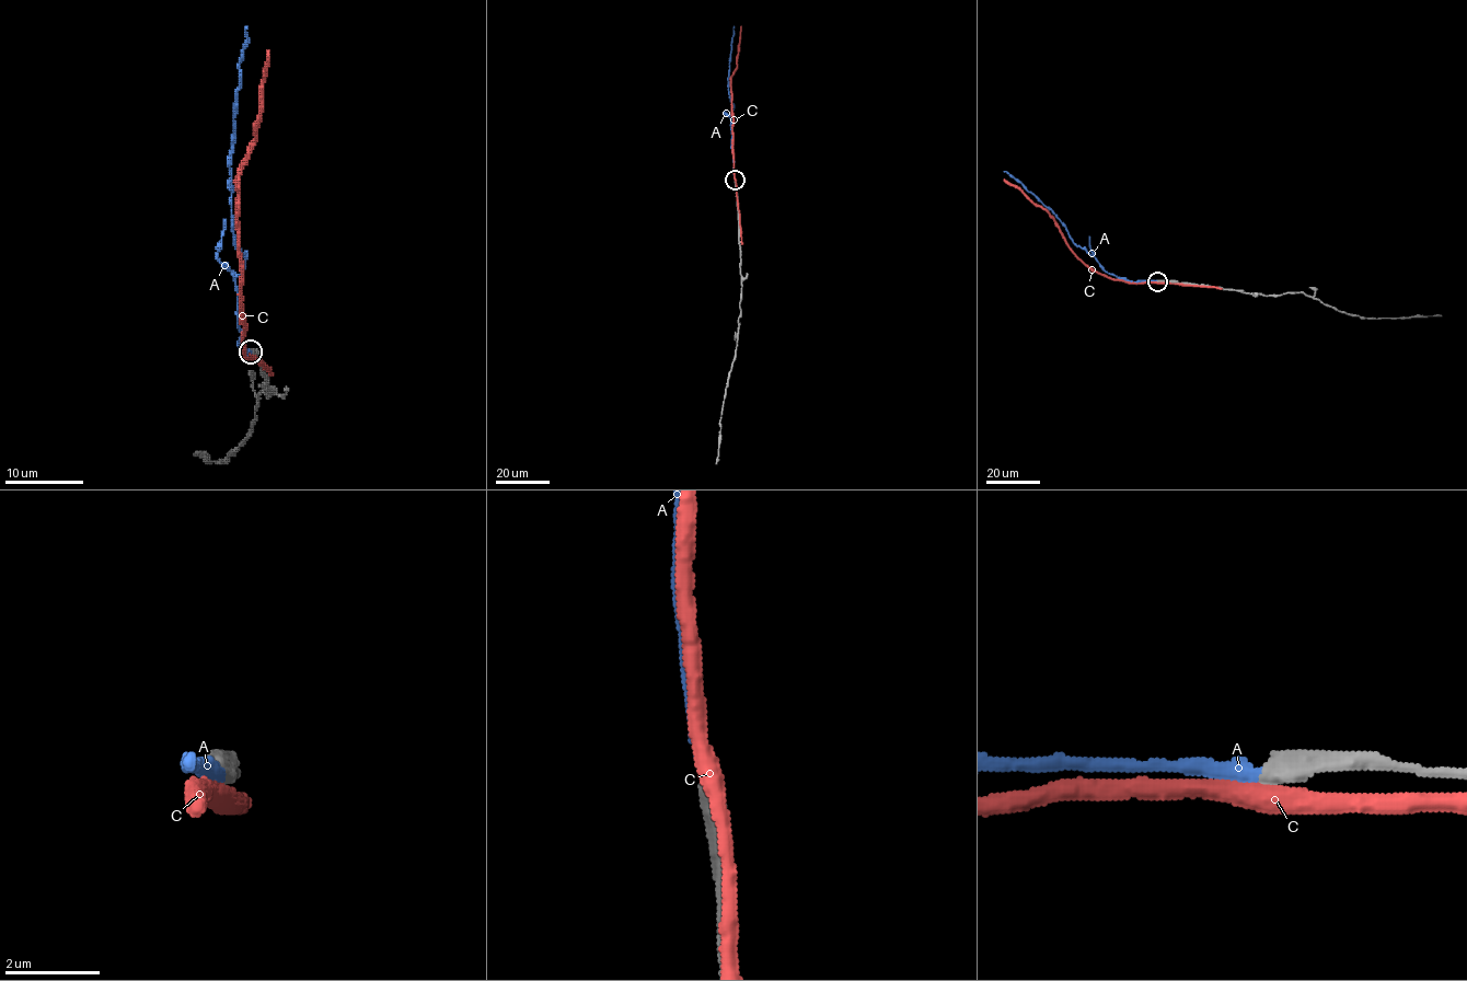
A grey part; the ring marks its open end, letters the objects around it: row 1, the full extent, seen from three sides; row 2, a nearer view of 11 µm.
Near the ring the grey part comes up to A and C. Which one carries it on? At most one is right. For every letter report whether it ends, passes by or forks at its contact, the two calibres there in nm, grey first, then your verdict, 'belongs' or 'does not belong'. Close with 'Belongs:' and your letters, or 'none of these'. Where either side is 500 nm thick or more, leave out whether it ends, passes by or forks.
A: it ends; calibres 380 and 240 nm; belongs
C: it passes by; calibres 400 and 440 nm; does not belong
Belongs: A

